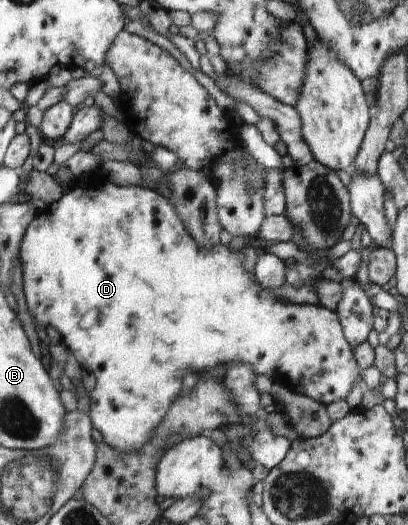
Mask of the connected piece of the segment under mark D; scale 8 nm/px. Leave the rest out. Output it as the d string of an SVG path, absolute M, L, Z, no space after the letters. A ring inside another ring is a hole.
M107 181L93 189L66 191L52 207L42 210L27 226L21 242L19 259L22 266L22 288L24 298L28 300L28 310L34 316L34 322L46 322L56 328L64 344L70 348L78 364L96 376L95 388L88 392L90 398L90 417L92 426L102 434L103 441L121 453L134 453L151 442L155 431L166 418L176 396L182 388L182 378L188 370L204 372L218 366L248 365L255 374L264 374L301 395L309 396L324 406L336 401L344 401L355 385L362 370L358 366L353 348L343 334L343 325L335 311L320 305L291 303L284 299L271 297L245 269L245 255L242 251L232 251L221 242L210 249L200 247L186 224L175 211L172 203L159 192L141 186L120 186ZM88 312L94 312L94 318L86 318Z

